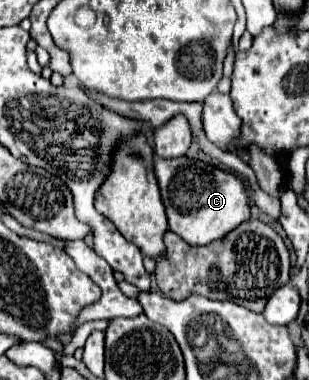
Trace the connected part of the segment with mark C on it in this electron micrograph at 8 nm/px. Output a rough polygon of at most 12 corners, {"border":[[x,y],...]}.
{"border":[[188,156],[154,170],[168,228],[210,244],[250,218],[238,176]]}

